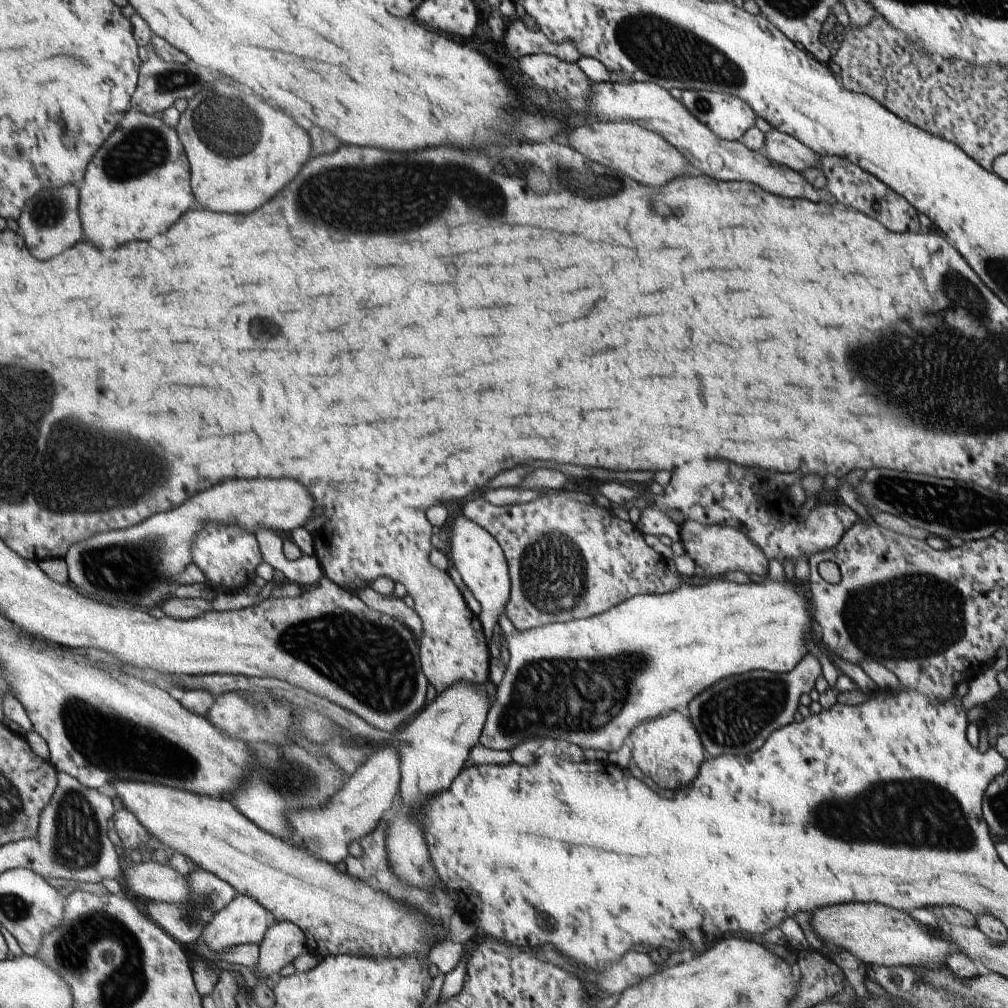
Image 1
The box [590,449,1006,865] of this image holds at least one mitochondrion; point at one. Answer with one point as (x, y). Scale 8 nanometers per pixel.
(912, 616)

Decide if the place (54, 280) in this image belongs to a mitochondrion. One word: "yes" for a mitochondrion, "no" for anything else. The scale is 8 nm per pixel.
no

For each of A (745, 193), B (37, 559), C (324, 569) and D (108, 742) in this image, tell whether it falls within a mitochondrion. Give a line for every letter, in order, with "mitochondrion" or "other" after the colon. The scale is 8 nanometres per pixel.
A: other
B: other
C: other
D: mitochondrion

